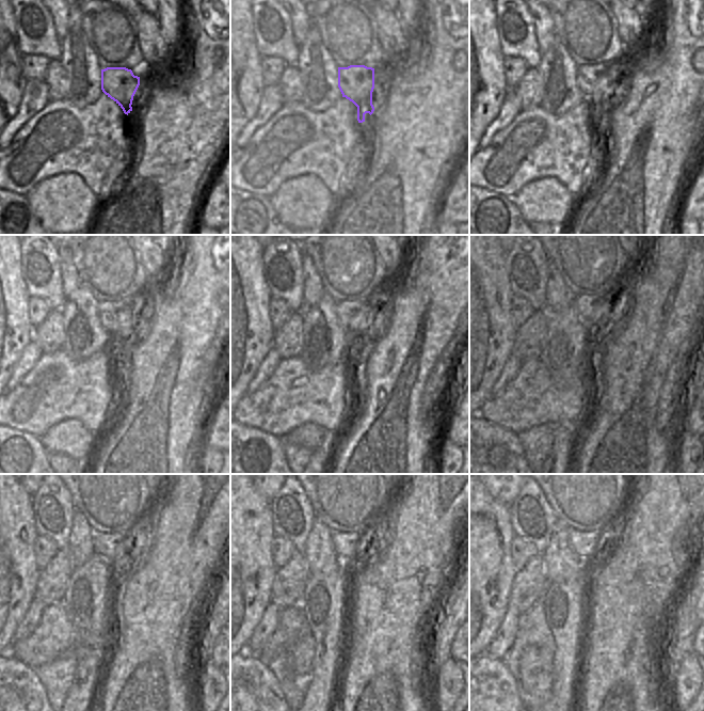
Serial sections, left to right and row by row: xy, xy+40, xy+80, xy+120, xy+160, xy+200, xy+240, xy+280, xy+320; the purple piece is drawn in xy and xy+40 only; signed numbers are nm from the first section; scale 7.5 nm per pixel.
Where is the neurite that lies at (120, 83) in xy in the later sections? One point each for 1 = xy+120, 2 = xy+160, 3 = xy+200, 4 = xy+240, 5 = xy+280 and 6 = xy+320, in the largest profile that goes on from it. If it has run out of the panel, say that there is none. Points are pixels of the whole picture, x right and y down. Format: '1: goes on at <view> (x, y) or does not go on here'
1: goes on at xy+120 (115, 317)
2: goes on at xy+160 (352, 314)
3: goes on at xy+200 (587, 307)
4: goes on at xy+240 (107, 546)
5: goes on at xy+280 (346, 544)
6: goes on at xy+320 (586, 543)

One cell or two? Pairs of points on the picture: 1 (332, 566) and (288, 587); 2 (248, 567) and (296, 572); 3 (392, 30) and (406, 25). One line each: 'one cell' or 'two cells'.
1: two cells
2: two cells
3: two cells

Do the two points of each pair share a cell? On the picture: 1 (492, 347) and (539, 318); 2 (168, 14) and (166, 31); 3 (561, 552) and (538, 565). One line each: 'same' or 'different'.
1: different
2: same
3: different

